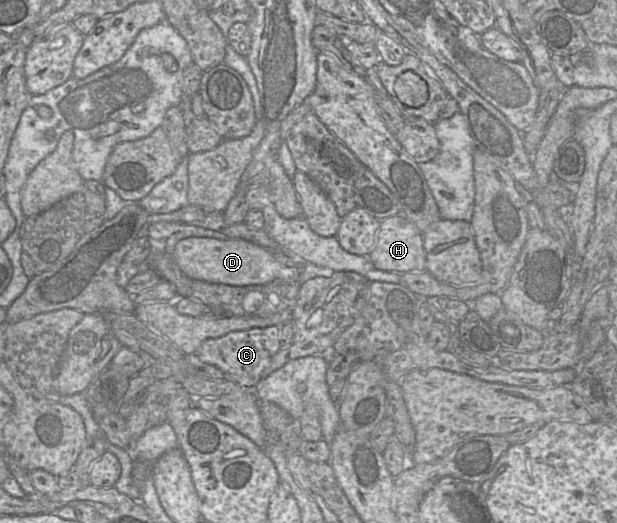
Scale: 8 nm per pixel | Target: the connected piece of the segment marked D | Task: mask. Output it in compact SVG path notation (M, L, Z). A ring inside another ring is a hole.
M185 238L176 244L174 257L181 271L189 278L209 283L249 286L267 284L276 279L298 281L297 266L287 266L272 251L242 239Z

